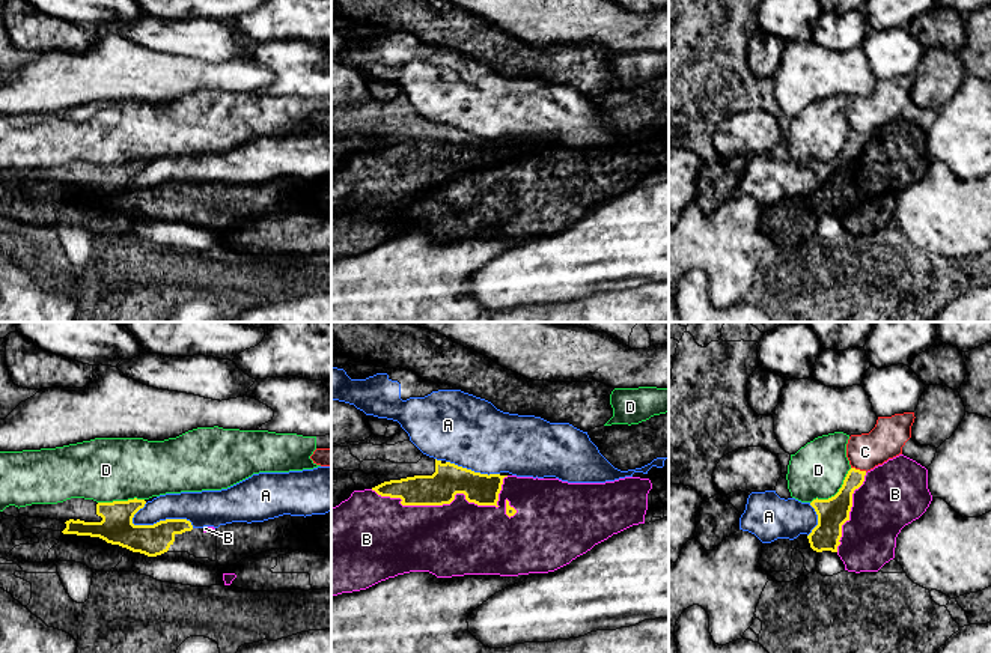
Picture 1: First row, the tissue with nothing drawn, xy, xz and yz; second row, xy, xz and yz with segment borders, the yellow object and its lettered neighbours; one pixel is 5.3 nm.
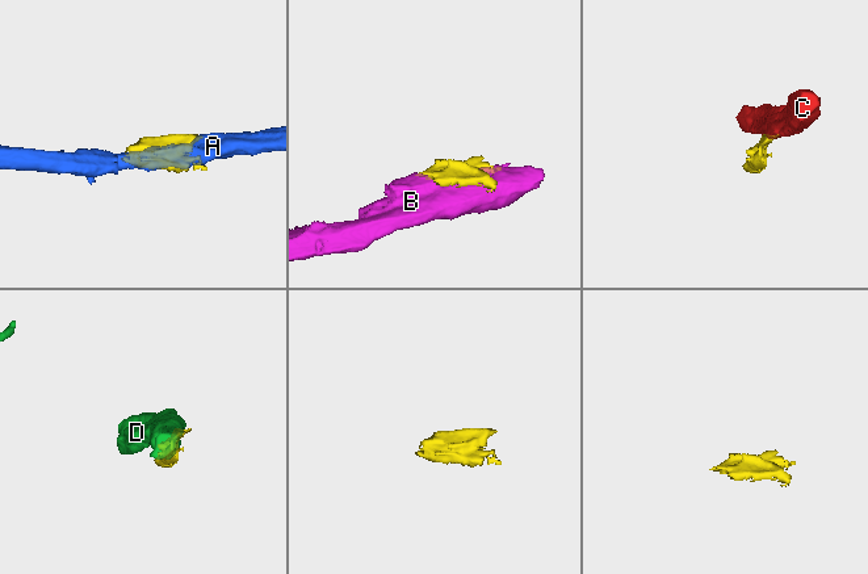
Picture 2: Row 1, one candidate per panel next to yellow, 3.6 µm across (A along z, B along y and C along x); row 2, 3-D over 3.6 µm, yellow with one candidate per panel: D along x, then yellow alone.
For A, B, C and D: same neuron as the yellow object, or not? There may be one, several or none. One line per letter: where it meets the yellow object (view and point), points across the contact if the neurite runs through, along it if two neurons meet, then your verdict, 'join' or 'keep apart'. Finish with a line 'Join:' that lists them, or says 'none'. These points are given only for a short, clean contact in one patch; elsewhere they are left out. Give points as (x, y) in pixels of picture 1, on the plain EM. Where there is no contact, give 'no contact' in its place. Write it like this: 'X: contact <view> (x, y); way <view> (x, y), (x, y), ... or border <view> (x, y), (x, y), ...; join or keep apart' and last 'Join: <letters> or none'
A: contact xy (161, 184); keep apart
B: contact xz (448, 166); keep apart
C: contact yz (859, 133); keep apart
D: contact yz (836, 157); keep apart
Join: none

